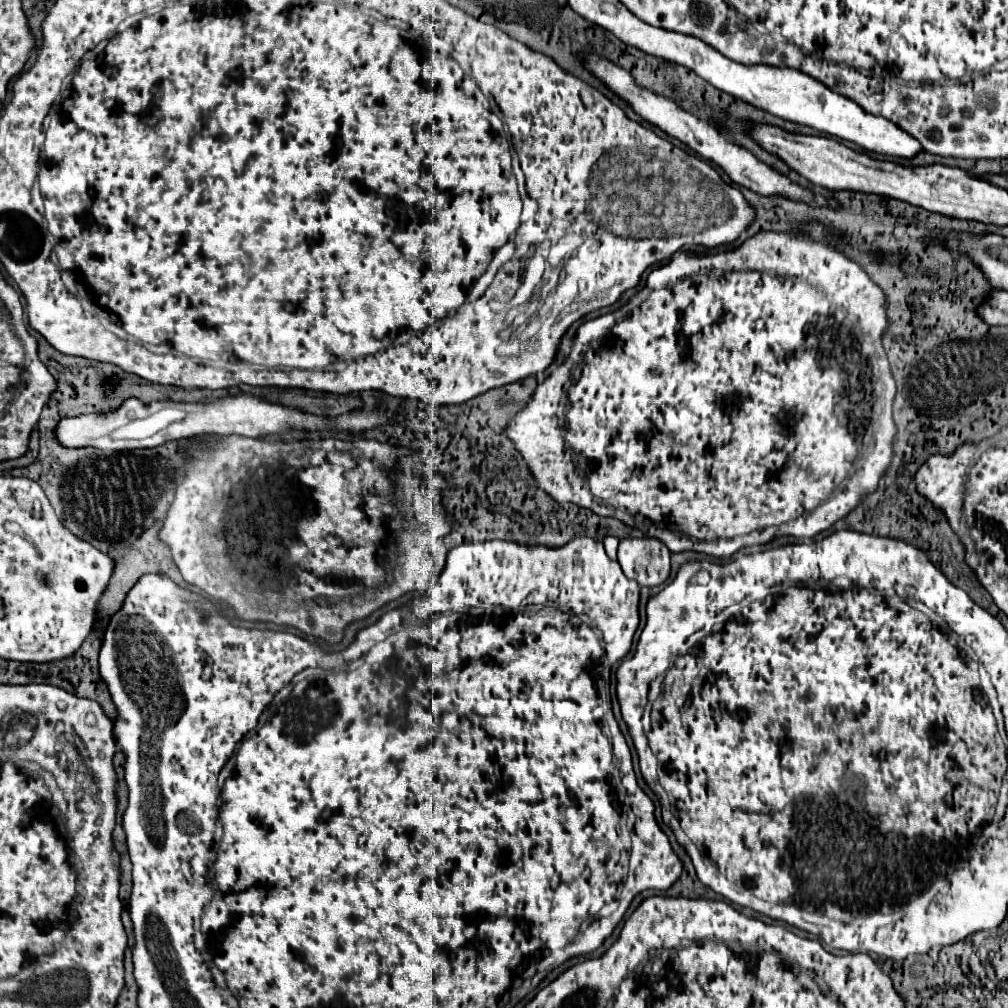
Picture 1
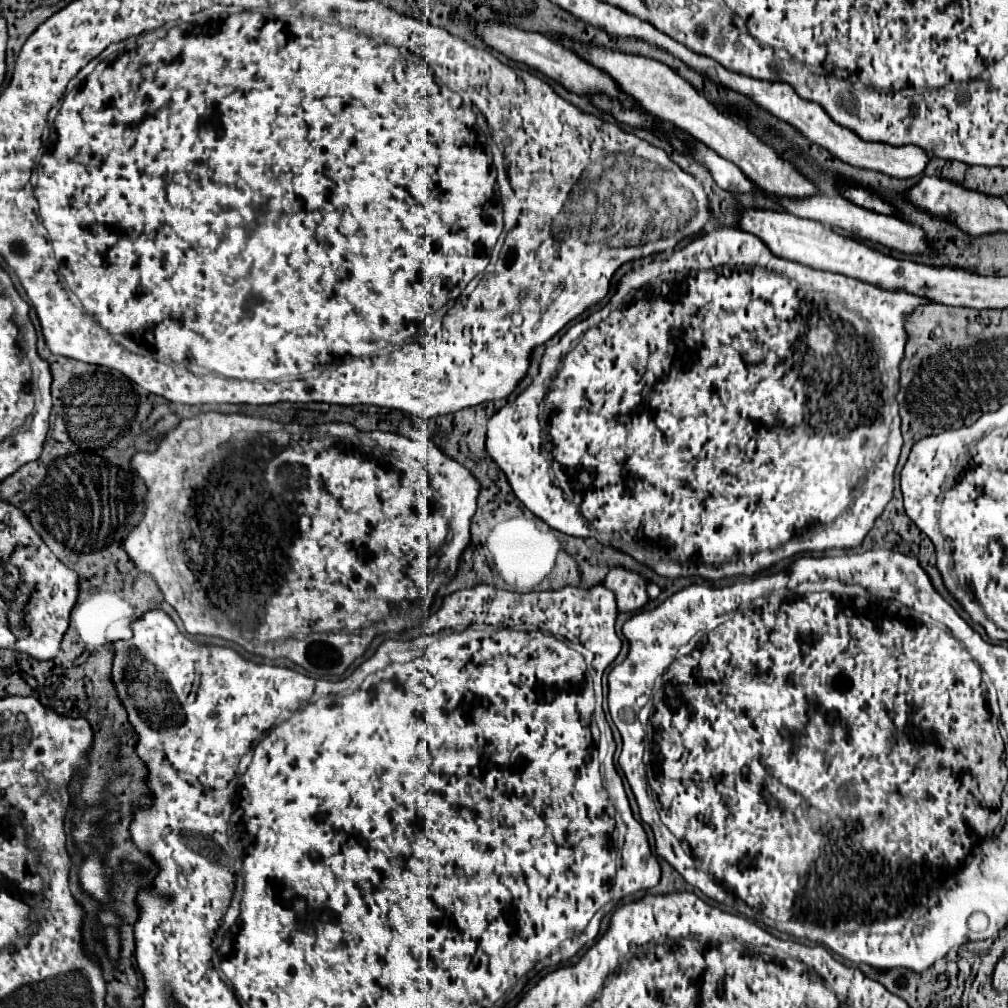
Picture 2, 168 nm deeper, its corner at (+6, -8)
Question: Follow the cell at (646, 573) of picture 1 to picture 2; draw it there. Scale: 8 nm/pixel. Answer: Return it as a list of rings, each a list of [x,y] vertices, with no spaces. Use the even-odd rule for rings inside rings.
[[[612,568],[604,580],[618,598],[618,612],[634,612],[646,606],[646,582],[640,574],[628,572],[624,568]]]

